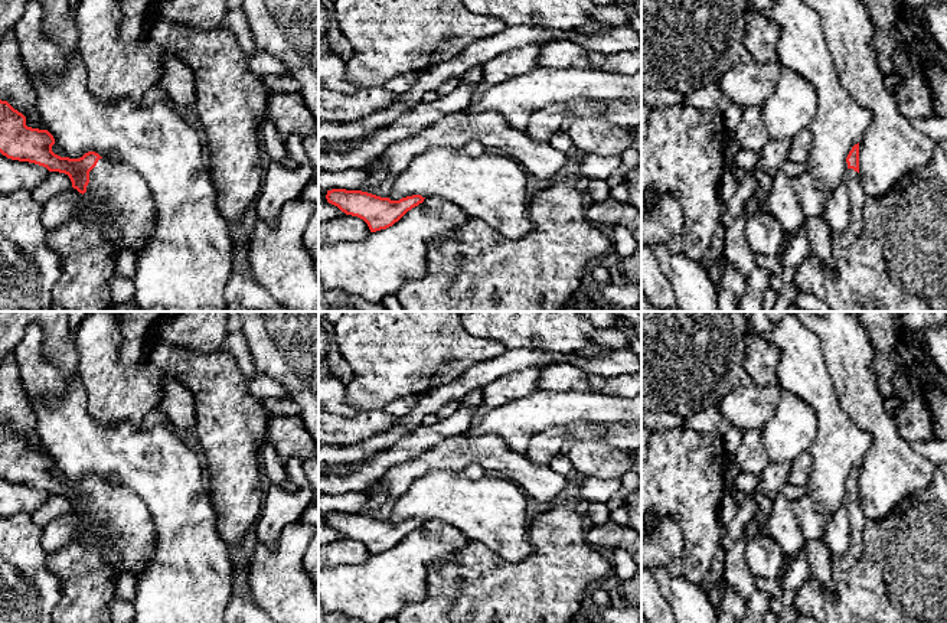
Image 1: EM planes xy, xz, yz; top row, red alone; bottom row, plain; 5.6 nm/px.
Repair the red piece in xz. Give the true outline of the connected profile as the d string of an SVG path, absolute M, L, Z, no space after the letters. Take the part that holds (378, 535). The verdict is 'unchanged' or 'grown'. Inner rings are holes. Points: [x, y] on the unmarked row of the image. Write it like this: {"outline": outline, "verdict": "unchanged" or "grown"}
{"outline": "M332 512L327 513L326 522L346 538L363 542L370 555L376 555L392 549L425 521L412 518L391 523L362 513Z", "verdict": "unchanged"}

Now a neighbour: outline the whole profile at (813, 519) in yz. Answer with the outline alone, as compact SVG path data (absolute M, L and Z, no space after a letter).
M810 496L791 500L791 506L807 539L824 539L826 529L833 516L830 516Z

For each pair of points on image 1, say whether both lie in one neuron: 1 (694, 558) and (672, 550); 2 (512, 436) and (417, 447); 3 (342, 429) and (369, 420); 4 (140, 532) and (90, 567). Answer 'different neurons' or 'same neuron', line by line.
1: different neurons
2: different neurons
3: same neuron
4: different neurons

